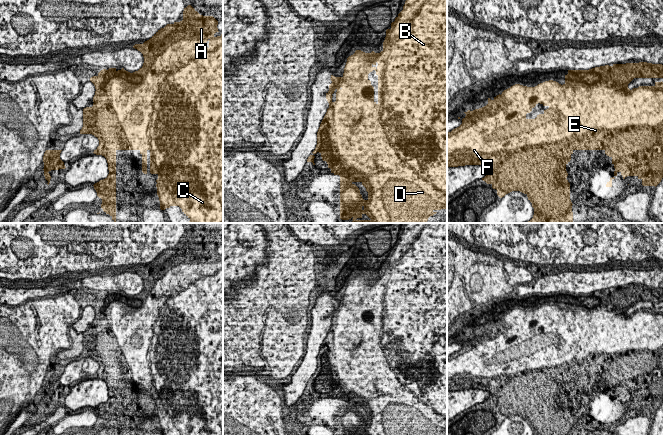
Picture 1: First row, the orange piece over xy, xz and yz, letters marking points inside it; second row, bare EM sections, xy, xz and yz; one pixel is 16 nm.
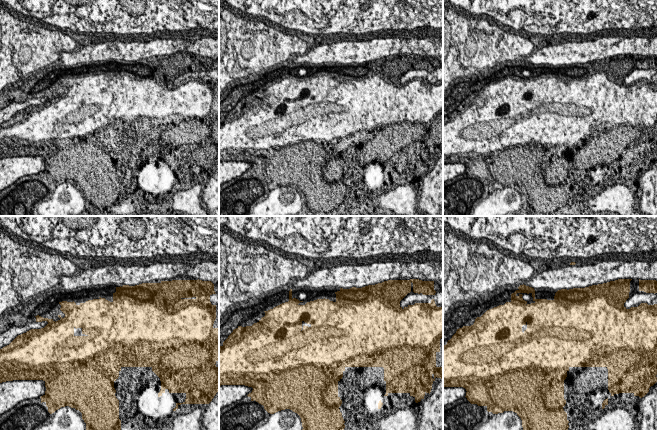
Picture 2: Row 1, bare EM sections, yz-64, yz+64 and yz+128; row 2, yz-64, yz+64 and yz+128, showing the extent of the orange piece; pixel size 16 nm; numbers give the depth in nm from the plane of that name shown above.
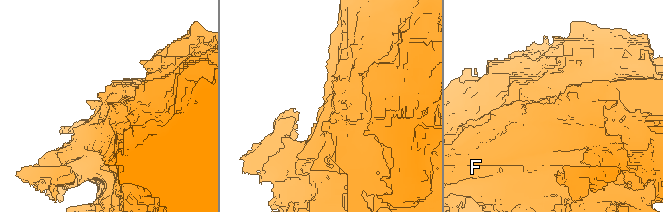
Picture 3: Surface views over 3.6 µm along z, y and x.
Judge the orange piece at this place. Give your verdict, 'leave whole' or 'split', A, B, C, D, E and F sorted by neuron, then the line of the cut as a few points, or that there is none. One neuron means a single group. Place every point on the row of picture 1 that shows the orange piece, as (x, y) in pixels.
leave whole | A B C D E F | no cut

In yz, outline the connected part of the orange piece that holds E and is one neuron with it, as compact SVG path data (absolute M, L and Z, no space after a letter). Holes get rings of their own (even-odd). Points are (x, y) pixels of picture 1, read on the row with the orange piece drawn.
M647 62L613 64L595 67L589 70L568 70L565 75L565 83L563 85L556 81L549 80L538 84L535 87L527 87L515 84L504 90L502 94L494 97L493 100L488 98L488 104L482 108L473 111L464 112L466 116L462 119L462 124L447 133L447 168L465 165L481 165L490 168L490 172L484 178L487 184L491 184L493 189L497 190L497 195L502 198L512 191L520 191L527 195L528 200L534 208L533 218L525 223L573 223L572 202L570 200L570 183L566 179L568 173L566 165L571 160L574 150L604 150L605 154L612 158L612 164L615 171L614 176L607 182L606 187L612 187L612 180L620 172L625 179L627 176L637 176L642 180L643 186L657 186L663 178L663 82L655 82L654 86L639 86L630 90L628 84L634 78L663 78L663 65L652 64ZM538 104L548 106L543 114L537 115L535 119L527 119L526 114Z

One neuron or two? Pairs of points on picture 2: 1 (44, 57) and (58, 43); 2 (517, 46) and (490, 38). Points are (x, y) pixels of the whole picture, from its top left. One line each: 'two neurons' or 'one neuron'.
1: one neuron
2: one neuron

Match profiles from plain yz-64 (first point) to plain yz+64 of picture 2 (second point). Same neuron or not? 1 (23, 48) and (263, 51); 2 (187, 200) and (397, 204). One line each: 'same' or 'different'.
1: same
2: same

